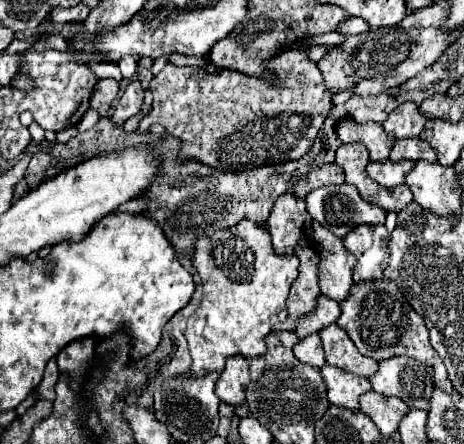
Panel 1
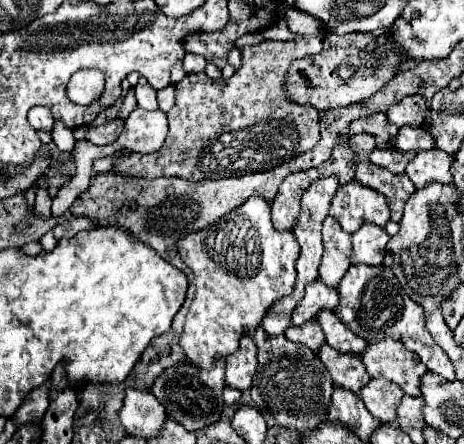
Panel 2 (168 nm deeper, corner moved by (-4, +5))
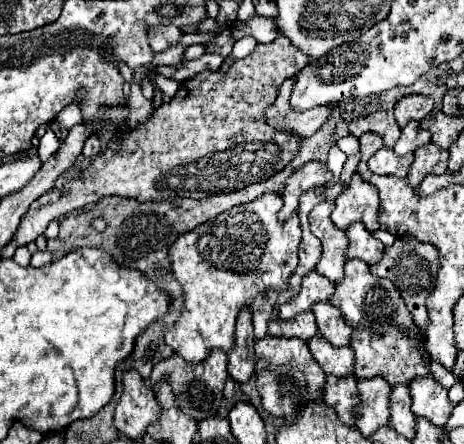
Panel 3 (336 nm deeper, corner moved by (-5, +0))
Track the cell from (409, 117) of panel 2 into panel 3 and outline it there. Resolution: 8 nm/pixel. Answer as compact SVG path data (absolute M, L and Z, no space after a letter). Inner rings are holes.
M422 94L404 96L394 106L394 118L396 118L398 126L404 128L410 120L420 122L426 114L432 112L432 106L434 106L434 100L428 98L428 96L422 96Z

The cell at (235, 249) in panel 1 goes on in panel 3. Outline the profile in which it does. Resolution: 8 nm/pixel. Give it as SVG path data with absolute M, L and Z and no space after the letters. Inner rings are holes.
M266 192L258 200L234 206L192 232L182 234L170 246L172 272L184 286L186 302L182 316L166 330L164 340L186 362L200 364L214 348L230 352L234 348L234 324L240 310L252 308L256 296L264 290L286 290L298 266L300 222L298 214L280 222L276 218L280 208L280 194Z

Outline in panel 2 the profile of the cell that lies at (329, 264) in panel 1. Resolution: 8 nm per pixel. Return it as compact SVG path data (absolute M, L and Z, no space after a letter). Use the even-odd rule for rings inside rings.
M327 217L323 225L323 245L325 253L319 265L319 279L329 287L337 287L345 275L345 269L351 265L351 235L345 233L333 217Z

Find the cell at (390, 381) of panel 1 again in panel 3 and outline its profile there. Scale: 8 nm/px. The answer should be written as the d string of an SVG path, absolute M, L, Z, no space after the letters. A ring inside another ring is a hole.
M354 330L350 346L356 352L356 376L360 380L382 376L390 386L398 386L398 384L410 386L412 378L428 374L428 370L424 366L424 358L418 352L420 344L416 340L408 340L408 336L404 336L404 332L392 330L384 336L376 336L366 330Z

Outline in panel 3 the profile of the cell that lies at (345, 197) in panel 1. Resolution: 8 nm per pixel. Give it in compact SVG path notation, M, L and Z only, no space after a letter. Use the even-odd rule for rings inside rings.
M354 174L350 186L334 200L332 222L340 230L346 230L354 222L362 222L366 230L376 232L380 228L378 208L380 208L378 190L372 184L364 182L358 174Z

